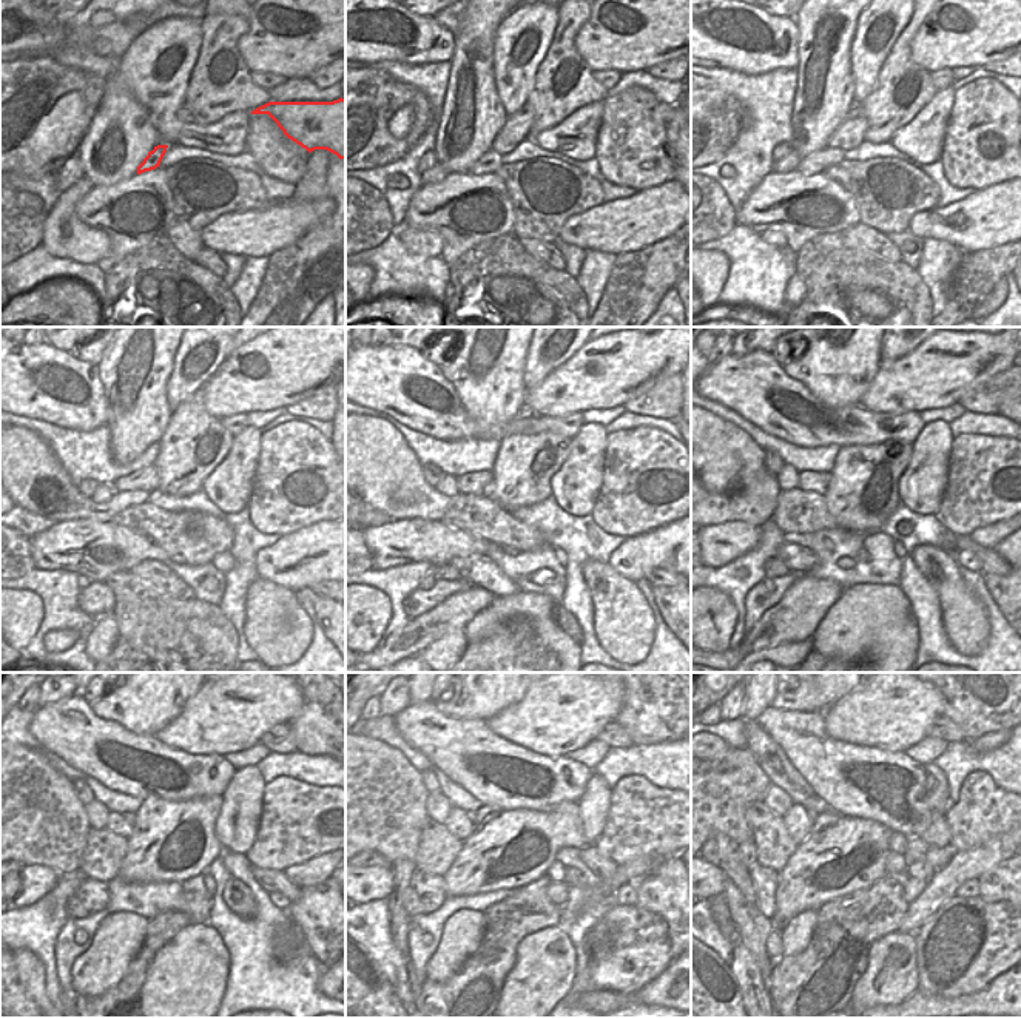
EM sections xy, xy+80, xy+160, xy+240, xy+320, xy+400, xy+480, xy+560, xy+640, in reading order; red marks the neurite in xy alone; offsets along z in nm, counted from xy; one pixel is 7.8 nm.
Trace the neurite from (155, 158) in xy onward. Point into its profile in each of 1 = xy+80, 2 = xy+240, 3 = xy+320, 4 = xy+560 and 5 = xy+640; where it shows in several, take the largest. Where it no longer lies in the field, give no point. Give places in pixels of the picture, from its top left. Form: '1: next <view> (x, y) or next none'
1: next xy+80 (489, 162)
2: next xy+240 (31, 474)
3: next xy+320 (377, 465)
4: next xy+560 (377, 793)
5: next xy+640 (722, 796)

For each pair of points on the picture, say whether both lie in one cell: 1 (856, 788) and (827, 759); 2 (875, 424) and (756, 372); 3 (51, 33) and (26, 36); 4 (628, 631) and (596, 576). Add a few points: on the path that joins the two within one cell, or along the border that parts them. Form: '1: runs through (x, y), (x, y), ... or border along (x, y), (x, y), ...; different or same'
1: runs through (849, 781), (832, 767); same
2: runs through (839, 435), (813, 437), (770, 407); same
3: runs through (45, 33), (33, 33); same
4: runs through (622, 617), (617, 602), (608, 588); same

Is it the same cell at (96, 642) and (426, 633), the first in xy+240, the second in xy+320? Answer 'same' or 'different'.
different

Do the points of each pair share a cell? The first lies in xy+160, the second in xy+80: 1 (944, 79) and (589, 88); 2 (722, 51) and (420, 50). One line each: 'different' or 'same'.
1: different
2: same

